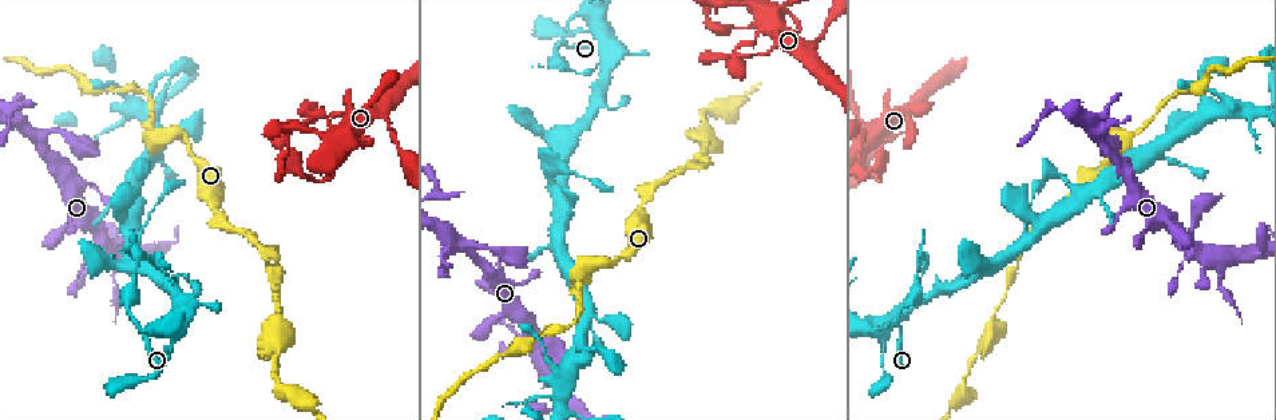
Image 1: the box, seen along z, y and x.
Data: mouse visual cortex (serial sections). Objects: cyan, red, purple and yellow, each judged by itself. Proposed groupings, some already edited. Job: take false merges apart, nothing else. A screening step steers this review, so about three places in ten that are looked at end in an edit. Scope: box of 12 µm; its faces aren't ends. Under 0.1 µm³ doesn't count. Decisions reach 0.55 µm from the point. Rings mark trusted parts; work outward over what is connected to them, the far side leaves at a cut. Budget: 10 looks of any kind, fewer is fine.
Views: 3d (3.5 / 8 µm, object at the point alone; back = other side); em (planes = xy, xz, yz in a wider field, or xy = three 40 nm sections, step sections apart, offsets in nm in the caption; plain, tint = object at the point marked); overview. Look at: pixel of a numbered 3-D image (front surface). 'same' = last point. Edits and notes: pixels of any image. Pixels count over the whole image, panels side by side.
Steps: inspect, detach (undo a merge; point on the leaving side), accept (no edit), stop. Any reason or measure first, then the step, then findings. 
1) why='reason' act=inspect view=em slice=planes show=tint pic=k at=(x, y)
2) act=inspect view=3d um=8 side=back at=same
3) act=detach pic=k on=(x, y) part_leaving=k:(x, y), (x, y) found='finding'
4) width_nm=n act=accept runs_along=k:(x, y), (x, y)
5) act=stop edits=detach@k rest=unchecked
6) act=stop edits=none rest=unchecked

why='branch point' act=inspect view=3d um=3.5 pic=1 at=(1100, 138)

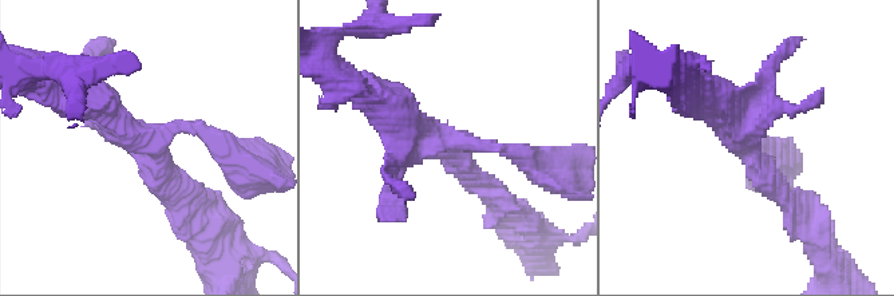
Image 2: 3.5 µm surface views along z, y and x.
act=inspect view=em slice=xy step=2 show=tint pic=2 at=(748, 150)

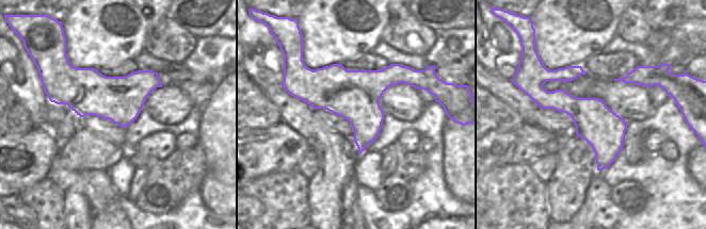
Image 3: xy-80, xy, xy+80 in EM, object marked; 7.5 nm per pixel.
width_nm=380 act=accept runs_along=3:(421, 86), (386, 77), (364, 88), (290, 88) found='all the same cell'

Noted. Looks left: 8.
why='sharp bend' act=inspect view=3d um=8 pic=1 at=(579, 288)

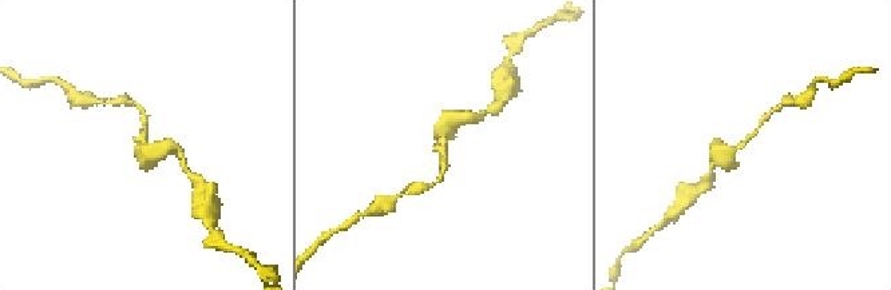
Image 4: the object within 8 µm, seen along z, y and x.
why='zoom in' act=inspect view=3d um=3.5 side=back pic=4 at=(740, 147)

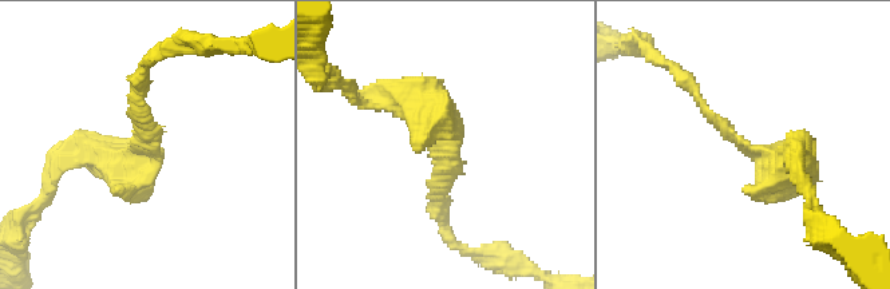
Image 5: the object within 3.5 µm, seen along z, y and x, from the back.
why='shape alone is not enough' act=inspect view=em slice=xy step=5 show=tint pic=5 at=(445, 154)

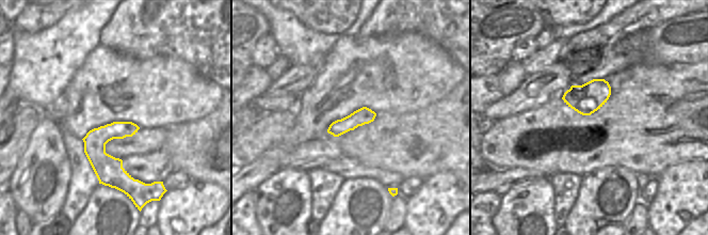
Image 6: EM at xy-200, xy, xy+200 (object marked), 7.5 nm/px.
act=accept runs_along=5:(792, 155), (739, 143), (680, 78) found='all the same cell'

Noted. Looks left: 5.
why='thin arm on a thick one' act=inspect view=3d um=3.5 pic=1 at=(869, 168)

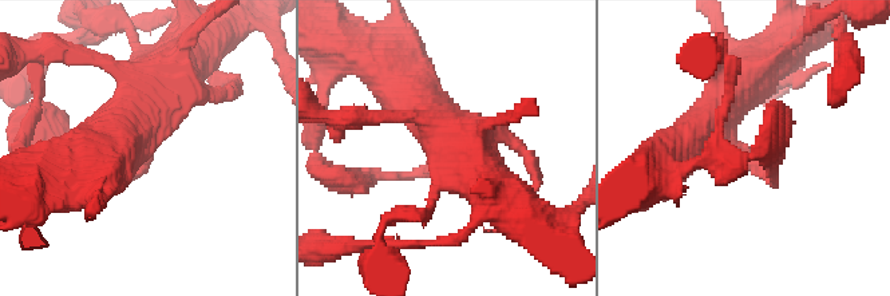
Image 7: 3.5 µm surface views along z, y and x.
arms=3 arm_widths_nm=150,500,600 act=inspect view=em slice=xy step=2 show=tint pic=7 at=(146, 149)

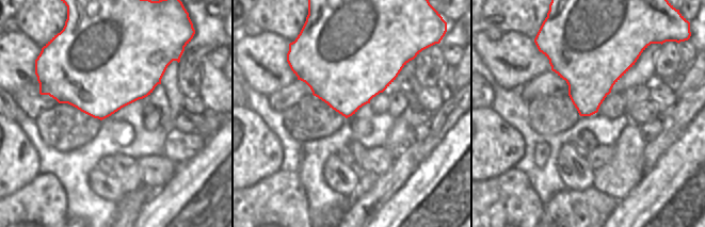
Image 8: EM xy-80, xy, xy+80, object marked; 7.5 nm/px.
act=accept runs_along=7:(165, 83), (82, 170) found='all the same cell'

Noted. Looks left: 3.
act=inspect view=3d um=3.5 side=back pic=1 at=(560, 43)

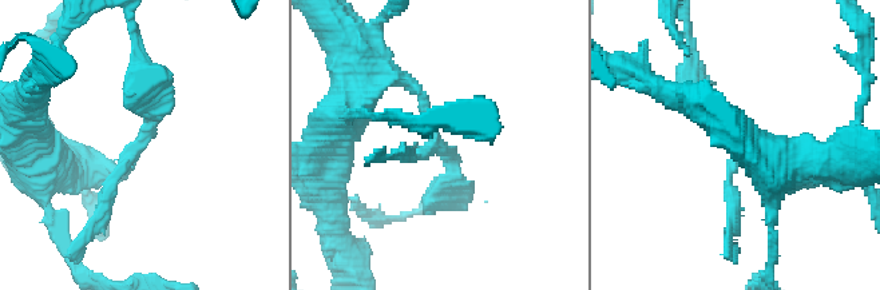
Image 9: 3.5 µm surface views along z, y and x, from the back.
why='need the tissue' act=inspect view=em slice=xy step=2 show=tint pic=9 at=(436, 143)

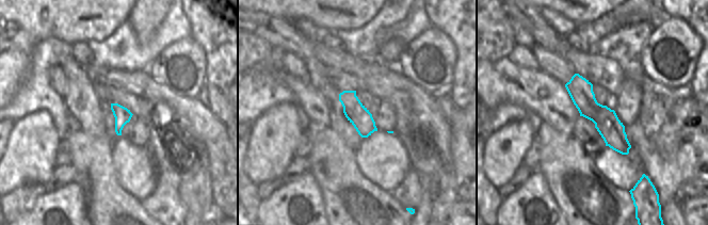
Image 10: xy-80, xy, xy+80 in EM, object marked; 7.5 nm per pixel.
width_nm=170 act=detach pic=9 on=(146, 98) part_leaving=9:(147, 119), (151, 94), (131, 32) found='two cells meet here'

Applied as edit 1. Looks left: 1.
act=stop edits=detach@9 rest=unchecked

